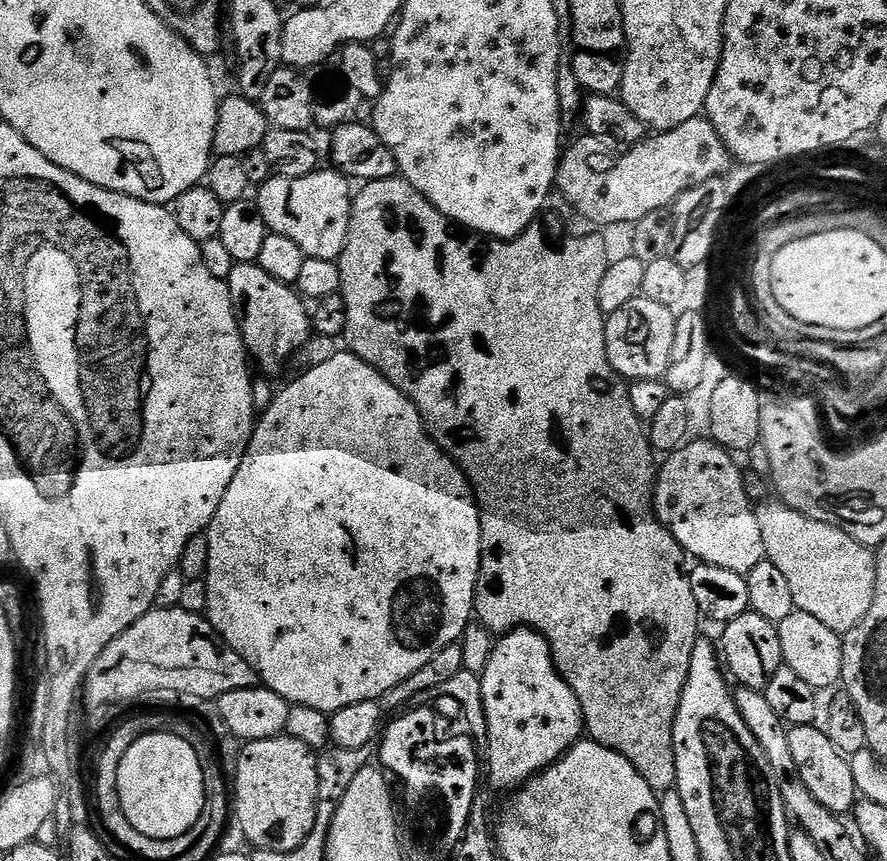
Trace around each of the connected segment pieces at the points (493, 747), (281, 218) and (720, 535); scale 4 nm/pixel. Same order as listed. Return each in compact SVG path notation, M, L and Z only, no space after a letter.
M515 628L512 632L503 633L493 643L490 662L486 662L486 670L479 673L479 678L488 727L486 776L492 779L494 787L507 790L523 788L533 776L539 776L551 764L561 760L585 735L582 706L574 690L570 690L556 669L546 638L534 629Z
M324 171L311 172L306 174L306 178L272 174L259 185L260 196L255 197L255 202L269 232L282 234L282 238L291 238L295 244L302 246L305 257L339 261L350 230L354 188L348 177L340 172Z
M694 440L685 443L671 453L657 473L656 490L653 492L653 507L657 519L675 536L675 540L689 557L699 563L721 566L724 570L742 573L745 576L764 560L765 544L758 527L753 501L746 494L744 475L733 461L733 455L712 440Z

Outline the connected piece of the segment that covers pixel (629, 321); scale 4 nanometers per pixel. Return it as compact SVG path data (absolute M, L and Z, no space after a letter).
M639 295L626 302L622 310L607 317L604 326L610 366L614 366L618 375L628 382L663 378L668 373L670 354L674 351L676 318L677 313L673 309L658 306L658 302L650 302L650 298L645 296Z

